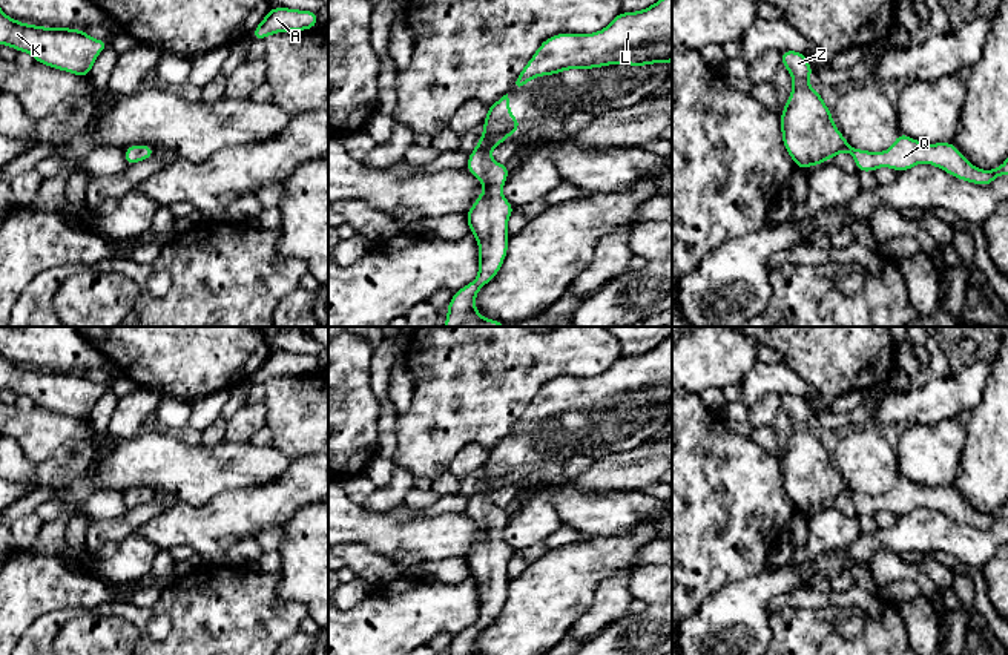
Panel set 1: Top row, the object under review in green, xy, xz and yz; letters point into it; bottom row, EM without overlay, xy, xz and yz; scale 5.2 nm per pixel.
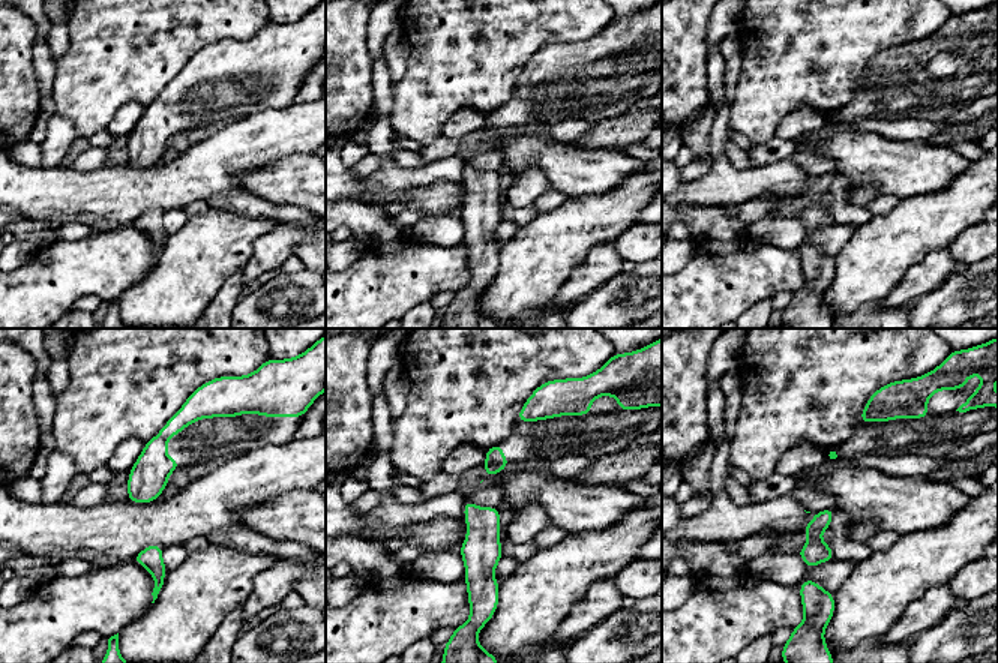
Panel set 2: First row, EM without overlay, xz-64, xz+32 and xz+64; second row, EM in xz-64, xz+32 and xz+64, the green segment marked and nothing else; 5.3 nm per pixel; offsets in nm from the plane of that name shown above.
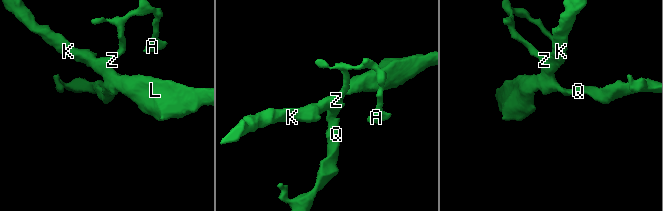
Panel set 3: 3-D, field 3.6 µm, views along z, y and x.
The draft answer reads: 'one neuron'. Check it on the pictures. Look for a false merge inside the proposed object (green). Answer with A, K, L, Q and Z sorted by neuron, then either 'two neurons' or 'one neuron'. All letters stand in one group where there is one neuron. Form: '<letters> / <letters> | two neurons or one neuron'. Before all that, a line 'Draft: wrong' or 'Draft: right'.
Draft: right
A K L Q Z | one neuron

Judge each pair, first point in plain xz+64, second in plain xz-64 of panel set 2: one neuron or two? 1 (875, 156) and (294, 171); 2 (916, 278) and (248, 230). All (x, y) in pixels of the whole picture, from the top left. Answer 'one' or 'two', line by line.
1: one
2: two

